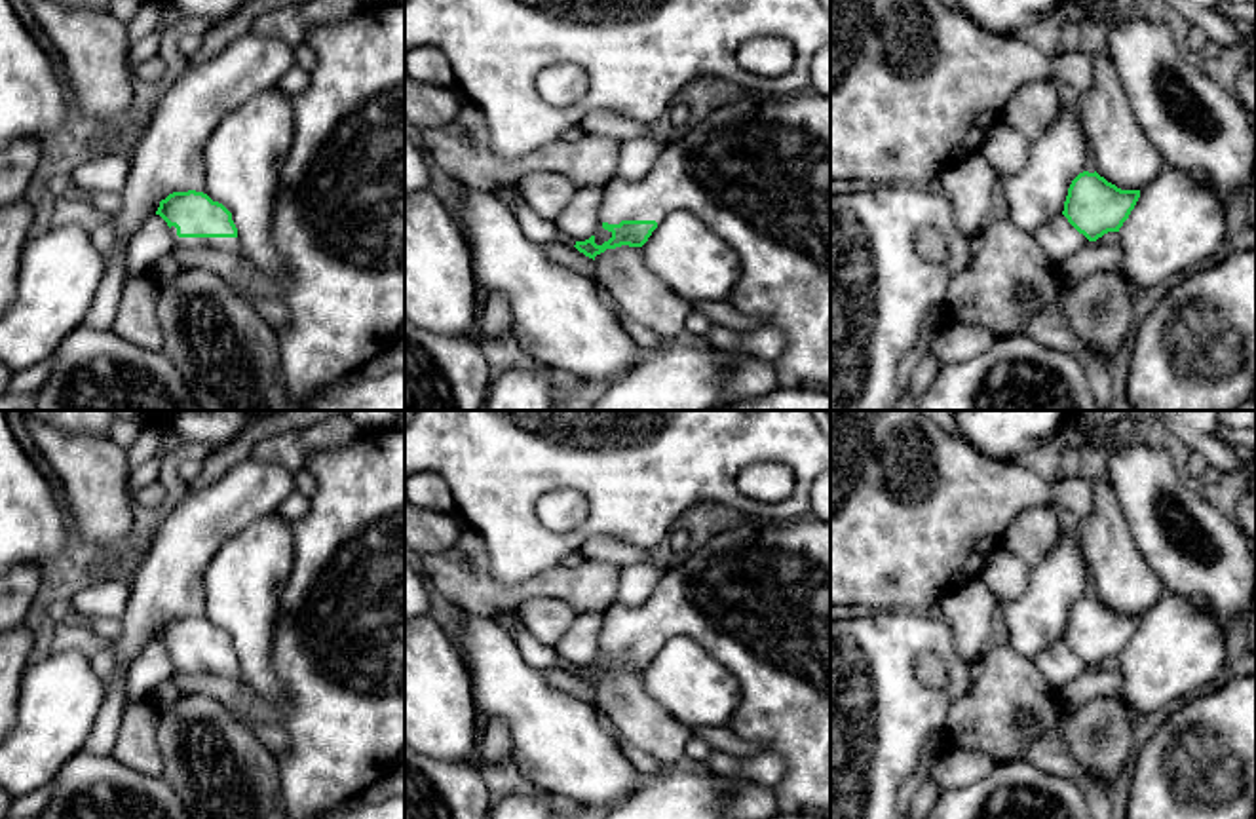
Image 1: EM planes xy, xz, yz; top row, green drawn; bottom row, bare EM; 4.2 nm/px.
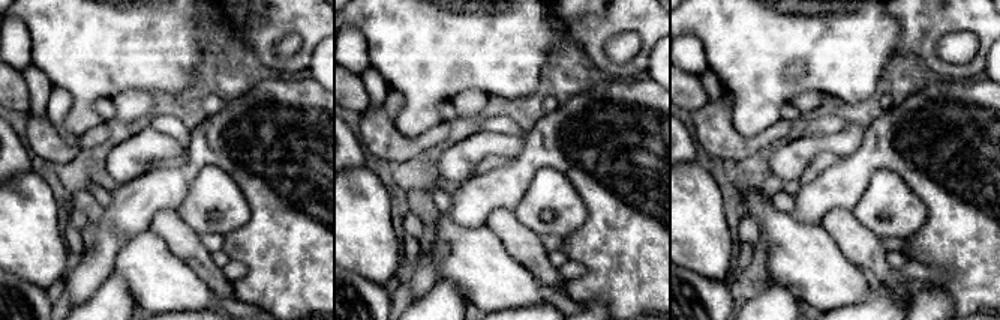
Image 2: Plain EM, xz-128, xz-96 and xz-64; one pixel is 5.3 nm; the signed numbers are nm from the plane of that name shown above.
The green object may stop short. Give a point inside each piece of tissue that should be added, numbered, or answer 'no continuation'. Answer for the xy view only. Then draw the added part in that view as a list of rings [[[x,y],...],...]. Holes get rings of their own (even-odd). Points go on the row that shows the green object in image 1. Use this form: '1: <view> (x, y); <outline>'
1: xy (339, 221); [[[397,0],[359,8],[344,21],[325,23],[308,32],[308,44],[317,55],[312,70],[310,87],[295,97],[287,97],[293,110],[293,143],[281,162],[279,190],[274,205],[270,232],[276,251],[283,262],[279,272],[262,272],[239,251],[238,238],[179,238],[171,226],[173,249],[219,249],[238,258],[238,274],[230,285],[255,308],[260,298],[281,302],[289,310],[289,323],[276,329],[279,340],[281,372],[289,391],[298,399],[312,399],[317,390],[336,384],[352,372],[357,372],[374,357],[391,350],[399,329],[405,323],[405,4]]]

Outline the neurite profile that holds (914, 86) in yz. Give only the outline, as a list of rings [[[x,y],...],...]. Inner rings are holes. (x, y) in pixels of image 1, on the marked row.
[[[830,0],[830,181],[857,181],[865,186],[937,186],[944,169],[979,152],[986,131],[1001,118],[1009,99],[1024,84],[1037,80],[1064,82],[1085,93],[1093,86],[1093,61],[1079,49],[1047,59],[1034,44],[992,34],[941,0]]]

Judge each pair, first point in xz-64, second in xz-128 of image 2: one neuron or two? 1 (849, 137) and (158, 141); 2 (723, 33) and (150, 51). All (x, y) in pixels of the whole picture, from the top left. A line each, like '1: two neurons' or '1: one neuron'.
1: one neuron
2: one neuron

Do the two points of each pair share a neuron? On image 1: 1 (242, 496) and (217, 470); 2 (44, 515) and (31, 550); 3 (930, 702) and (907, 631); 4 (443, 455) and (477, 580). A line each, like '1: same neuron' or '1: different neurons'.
1: different neurons
2: same neuron
3: same neuron
4: different neurons

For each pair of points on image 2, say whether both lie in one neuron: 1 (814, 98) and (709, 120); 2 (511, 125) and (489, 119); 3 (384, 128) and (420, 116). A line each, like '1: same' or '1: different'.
1: different
2: same
3: different

